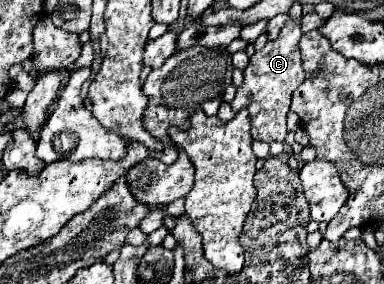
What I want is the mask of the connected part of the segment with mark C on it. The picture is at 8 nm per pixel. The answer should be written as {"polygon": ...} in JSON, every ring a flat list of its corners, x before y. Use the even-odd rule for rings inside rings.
{"polygon":[[288,17,278,39,266,43,266,47,262,51,256,51,252,55,248,67,244,69,244,85,236,91,236,97,230,103,234,111,240,111,242,107,246,107,250,111,252,137,258,141,266,141,266,143,284,141,286,113,290,109,292,93,306,79,306,73,304,73,302,61,300,61,300,51,298,51,298,39,302,37,302,29,300,29,302,21,300,19,302,17,298,17,298,19]]}

